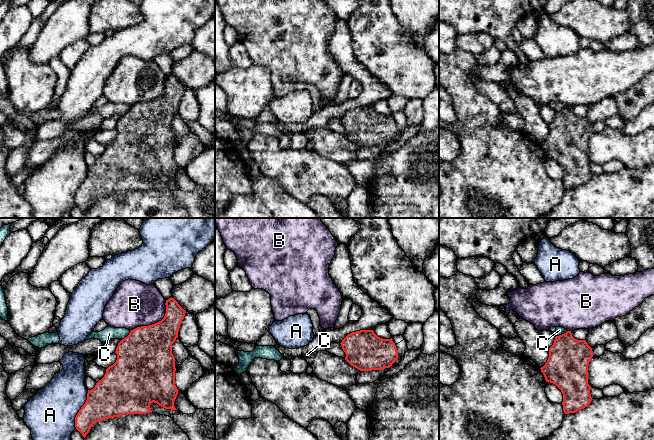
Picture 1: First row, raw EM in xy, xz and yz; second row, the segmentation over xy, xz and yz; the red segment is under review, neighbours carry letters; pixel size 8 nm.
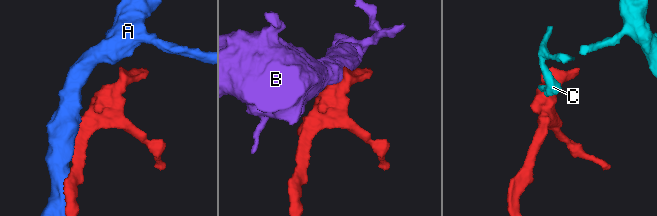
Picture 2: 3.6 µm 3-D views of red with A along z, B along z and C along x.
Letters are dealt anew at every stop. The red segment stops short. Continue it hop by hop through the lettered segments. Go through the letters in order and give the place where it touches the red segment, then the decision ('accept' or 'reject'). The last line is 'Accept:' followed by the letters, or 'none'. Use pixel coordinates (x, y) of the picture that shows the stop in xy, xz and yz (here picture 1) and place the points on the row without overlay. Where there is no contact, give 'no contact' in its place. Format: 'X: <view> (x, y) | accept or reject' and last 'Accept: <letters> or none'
A: xy (80, 185) | reject
B: xy (155, 99) | reject
C: yz (562, 110) | reject
Accept: none

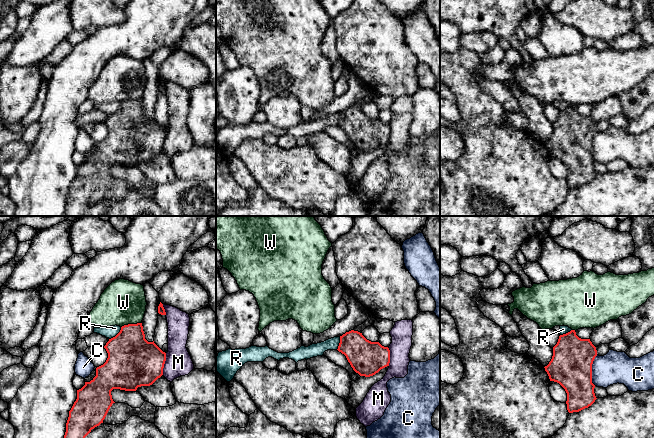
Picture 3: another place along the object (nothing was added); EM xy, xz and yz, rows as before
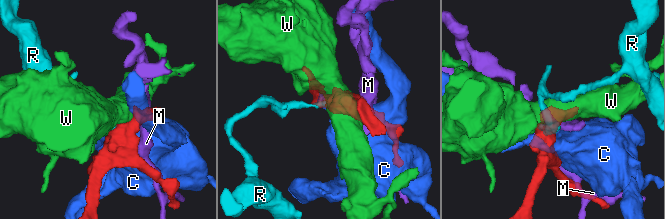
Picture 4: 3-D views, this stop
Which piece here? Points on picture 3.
C: yz (591, 146) | reject
M: xy (164, 139) | reject
R: xy (117, 110) | reject
W: xy (131, 100) | reject
Accept: none

